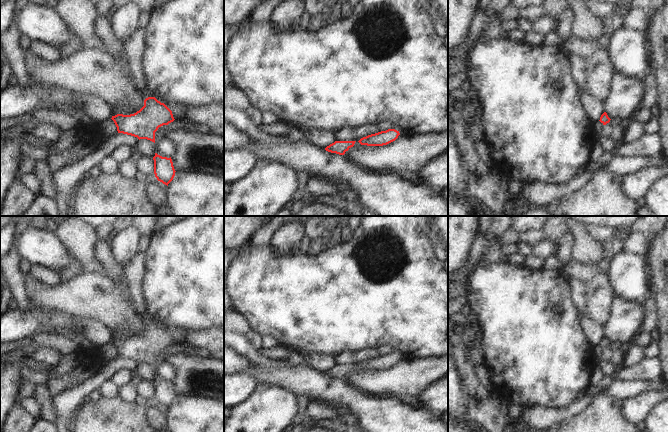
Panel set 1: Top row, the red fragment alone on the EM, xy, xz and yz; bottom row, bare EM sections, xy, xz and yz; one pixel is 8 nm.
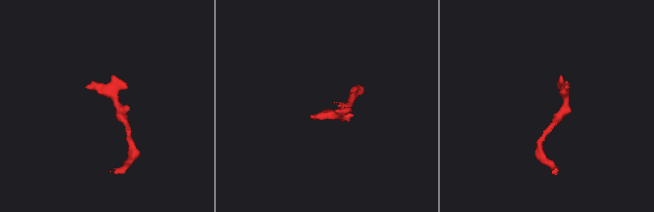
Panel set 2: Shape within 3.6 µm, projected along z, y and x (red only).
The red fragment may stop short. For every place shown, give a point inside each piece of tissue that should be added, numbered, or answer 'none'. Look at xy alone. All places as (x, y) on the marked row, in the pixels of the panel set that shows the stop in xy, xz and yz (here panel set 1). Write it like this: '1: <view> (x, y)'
none

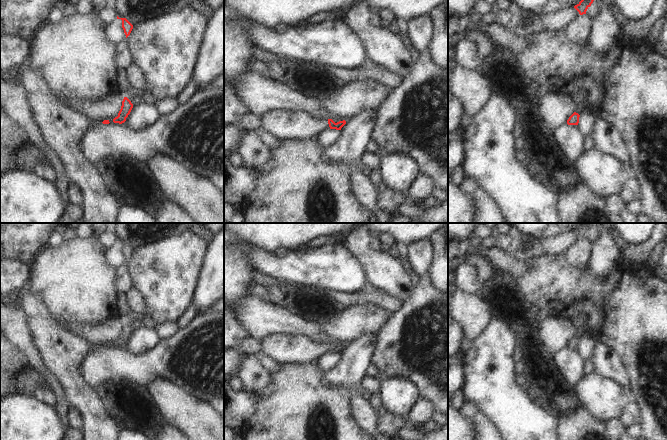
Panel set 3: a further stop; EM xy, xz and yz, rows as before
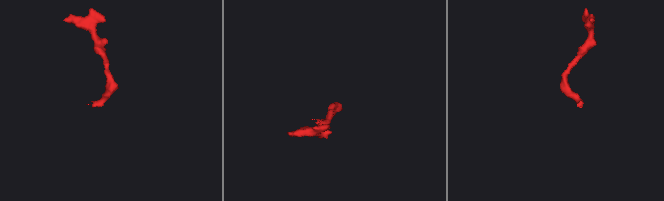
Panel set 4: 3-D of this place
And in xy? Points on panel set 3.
none

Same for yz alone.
none

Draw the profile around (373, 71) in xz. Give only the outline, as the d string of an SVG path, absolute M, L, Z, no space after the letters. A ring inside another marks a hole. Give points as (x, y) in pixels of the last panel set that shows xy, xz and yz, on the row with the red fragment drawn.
M366 55L364 62L359 69L369 80L380 81L391 90L398 87L403 79L402 76L389 70L385 70L382 66L374 63L368 55Z

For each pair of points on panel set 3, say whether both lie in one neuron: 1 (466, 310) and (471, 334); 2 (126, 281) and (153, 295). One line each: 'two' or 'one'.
1: one
2: two

